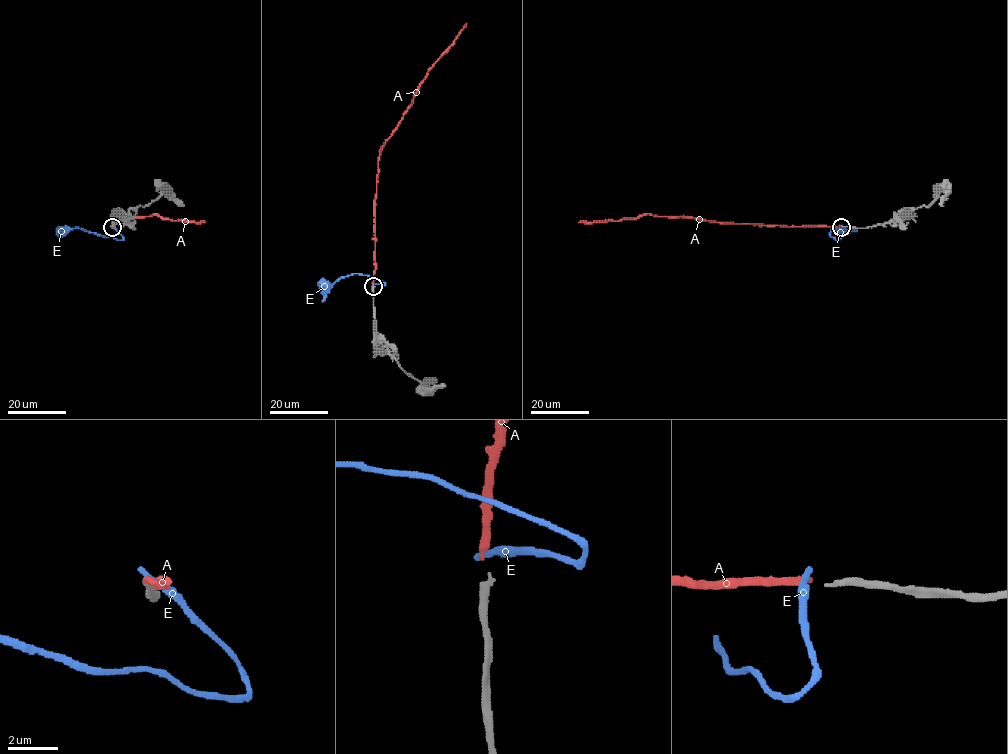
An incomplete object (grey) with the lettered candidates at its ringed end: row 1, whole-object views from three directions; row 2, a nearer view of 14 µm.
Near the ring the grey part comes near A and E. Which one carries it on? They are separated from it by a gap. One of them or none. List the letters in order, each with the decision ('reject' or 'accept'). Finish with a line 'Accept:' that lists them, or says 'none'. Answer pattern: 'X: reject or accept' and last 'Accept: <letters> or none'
A: accept
E: reject
Accept: A

